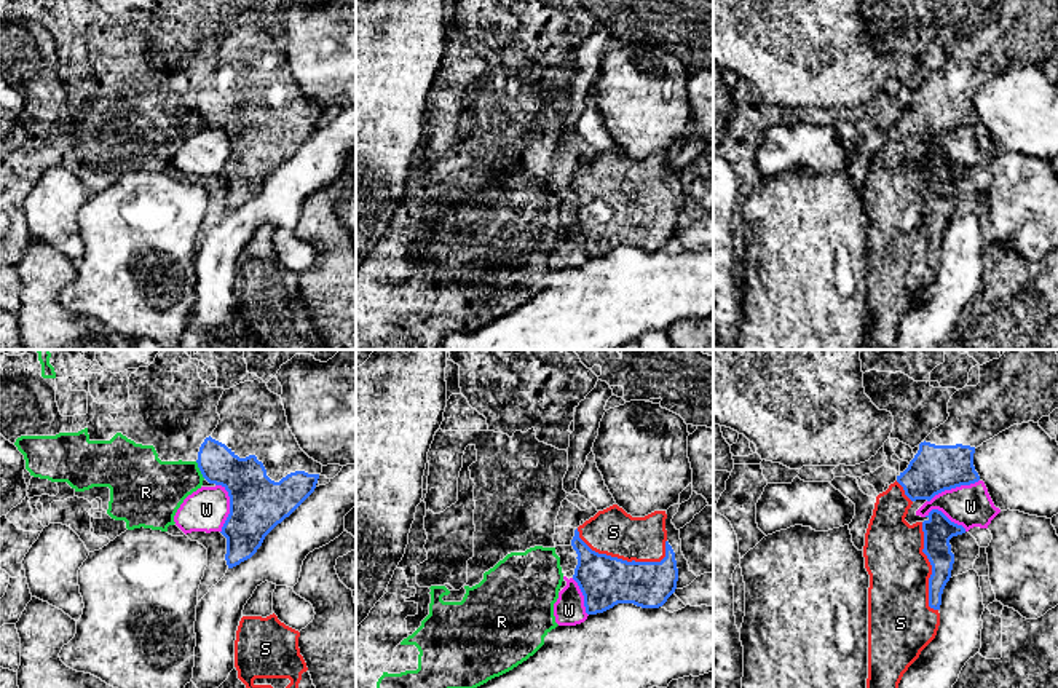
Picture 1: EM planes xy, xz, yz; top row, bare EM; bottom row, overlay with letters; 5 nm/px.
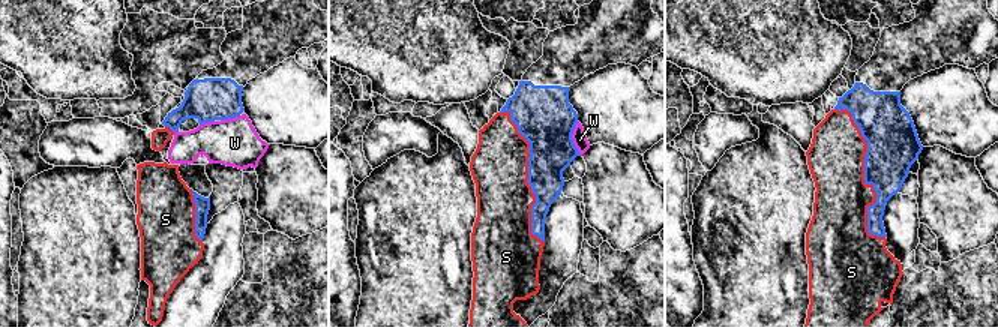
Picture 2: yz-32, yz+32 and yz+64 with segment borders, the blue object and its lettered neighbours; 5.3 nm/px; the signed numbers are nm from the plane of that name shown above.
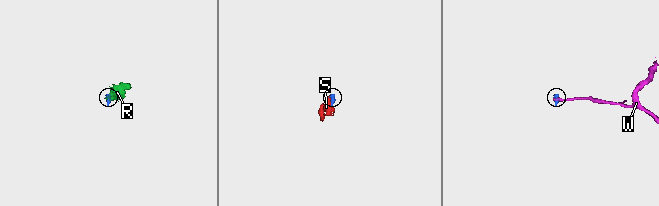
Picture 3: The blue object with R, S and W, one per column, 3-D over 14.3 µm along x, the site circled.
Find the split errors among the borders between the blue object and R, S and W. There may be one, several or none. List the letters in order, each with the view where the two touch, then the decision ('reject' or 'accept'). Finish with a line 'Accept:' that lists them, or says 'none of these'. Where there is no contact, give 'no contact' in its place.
R: meets blue in xy; reject
S: meets blue in xz; accept
W: meets blue in xy; reject
Accept: S

